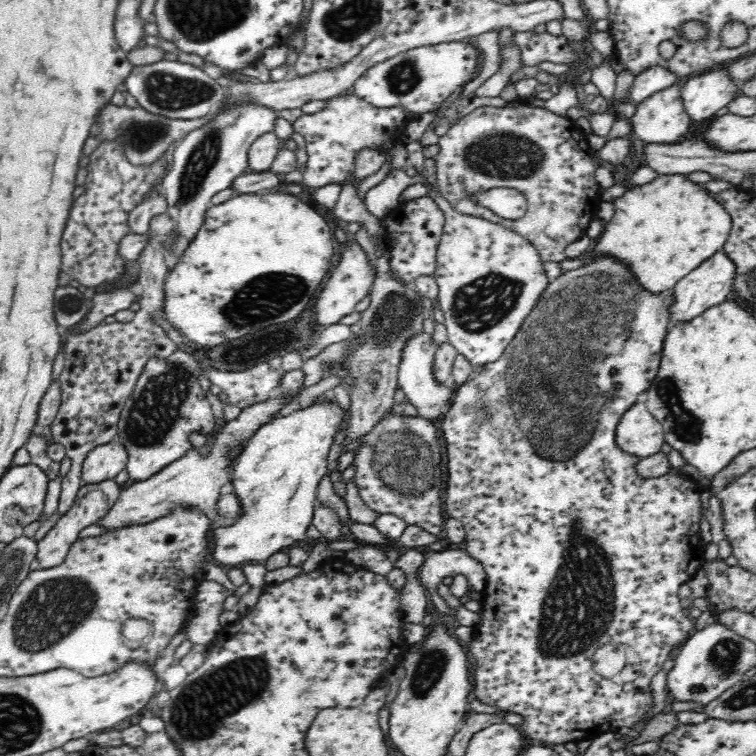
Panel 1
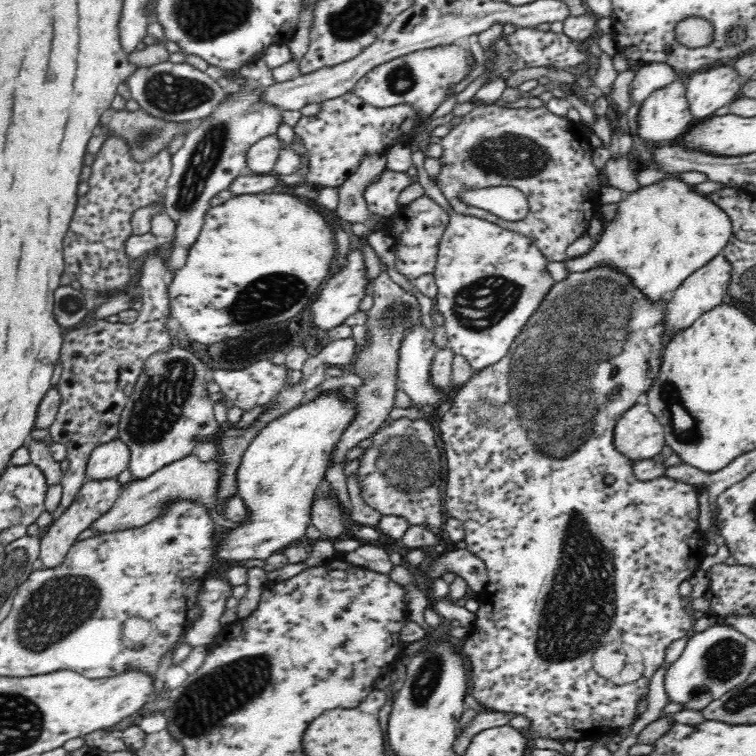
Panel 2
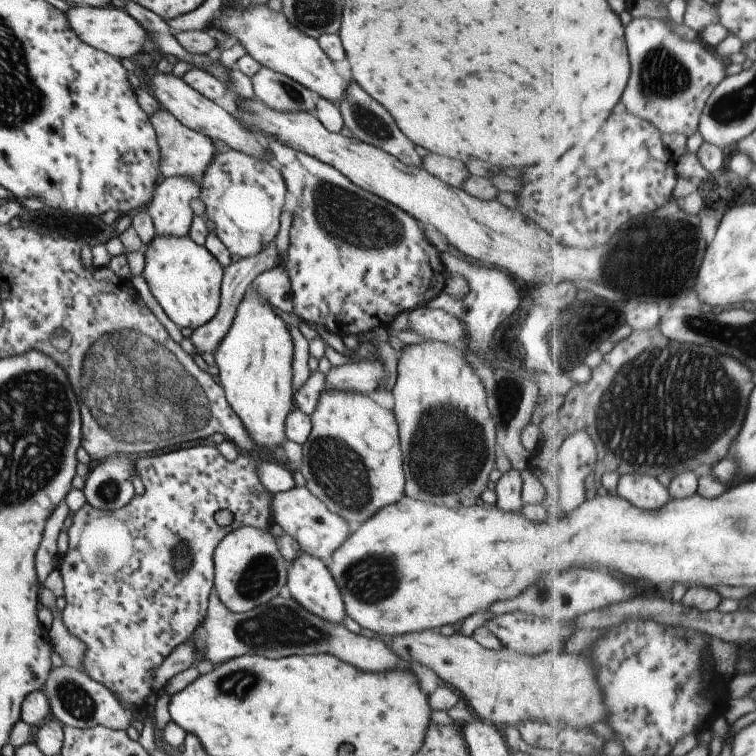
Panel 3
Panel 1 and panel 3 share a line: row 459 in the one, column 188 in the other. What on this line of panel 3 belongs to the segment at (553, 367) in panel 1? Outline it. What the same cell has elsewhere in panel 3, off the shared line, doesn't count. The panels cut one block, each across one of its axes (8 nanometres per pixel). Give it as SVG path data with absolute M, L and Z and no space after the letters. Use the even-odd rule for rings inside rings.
M207 444L137 459L134 468L143 483L144 492L141 496L134 495L126 506L117 509L123 524L129 528L133 554L129 556L129 562L115 572L115 576L95 576L81 562L75 550L77 534L81 526L95 516L94 508L85 502L80 510L69 516L66 525L69 545L60 557L58 569L65 599L60 620L69 635L84 645L83 672L90 680L117 696L126 711L146 707L145 698L150 693L155 694L150 686L154 670L178 645L186 642L202 622L212 590L212 555L217 544L229 532L247 526L265 531L274 521L270 507L273 493L269 493L257 477L258 460L250 454L239 454L233 462L227 462L215 446ZM225 509L233 516L233 522L220 528L213 516L218 510Z

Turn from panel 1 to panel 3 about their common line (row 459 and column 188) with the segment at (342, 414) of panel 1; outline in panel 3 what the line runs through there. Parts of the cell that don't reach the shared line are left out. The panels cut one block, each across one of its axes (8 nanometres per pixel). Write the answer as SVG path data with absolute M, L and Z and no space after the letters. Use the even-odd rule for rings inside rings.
M154 234L152 242L143 250L142 276L155 302L167 318L179 329L197 329L214 318L220 301L222 267L202 245L194 244L188 236L159 237Z

